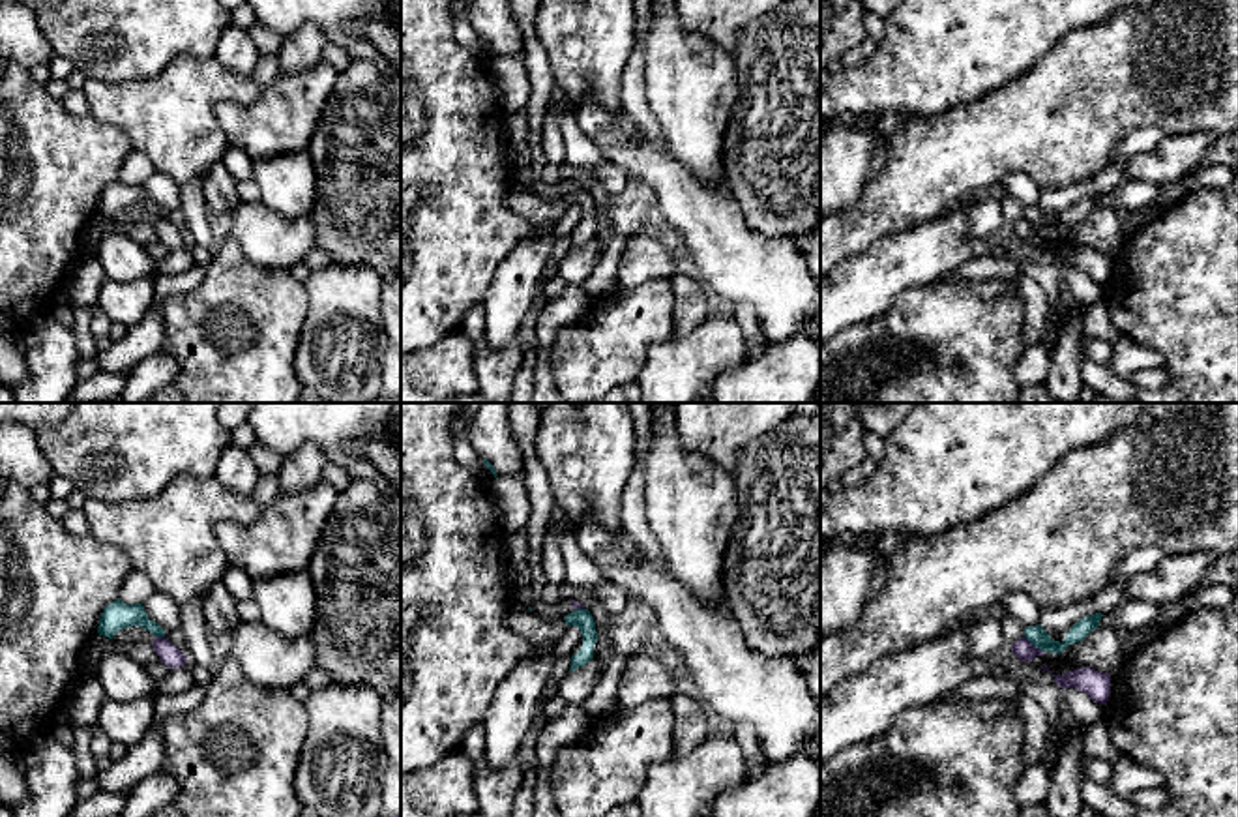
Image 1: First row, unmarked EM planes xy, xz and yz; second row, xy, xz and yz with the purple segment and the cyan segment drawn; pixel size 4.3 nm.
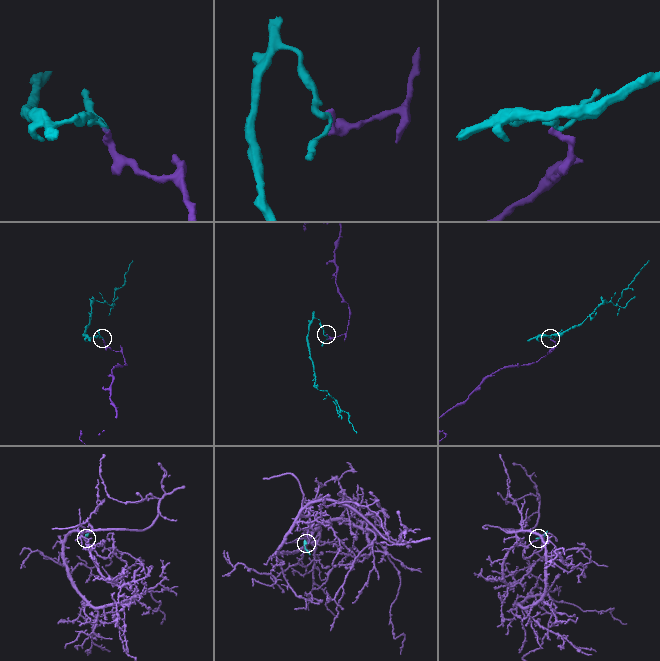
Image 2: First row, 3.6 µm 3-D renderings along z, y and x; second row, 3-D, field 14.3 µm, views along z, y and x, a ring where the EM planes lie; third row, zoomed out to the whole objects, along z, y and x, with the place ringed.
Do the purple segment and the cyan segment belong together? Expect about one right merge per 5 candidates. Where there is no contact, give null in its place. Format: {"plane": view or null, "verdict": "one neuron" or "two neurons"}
{"plane": "yz", "verdict": "two neurons"}

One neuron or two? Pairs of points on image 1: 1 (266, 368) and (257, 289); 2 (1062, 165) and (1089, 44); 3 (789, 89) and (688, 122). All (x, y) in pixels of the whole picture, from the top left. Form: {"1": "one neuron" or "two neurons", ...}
{"1": "one neuron", "2": "one neuron", "3": "two neurons"}

